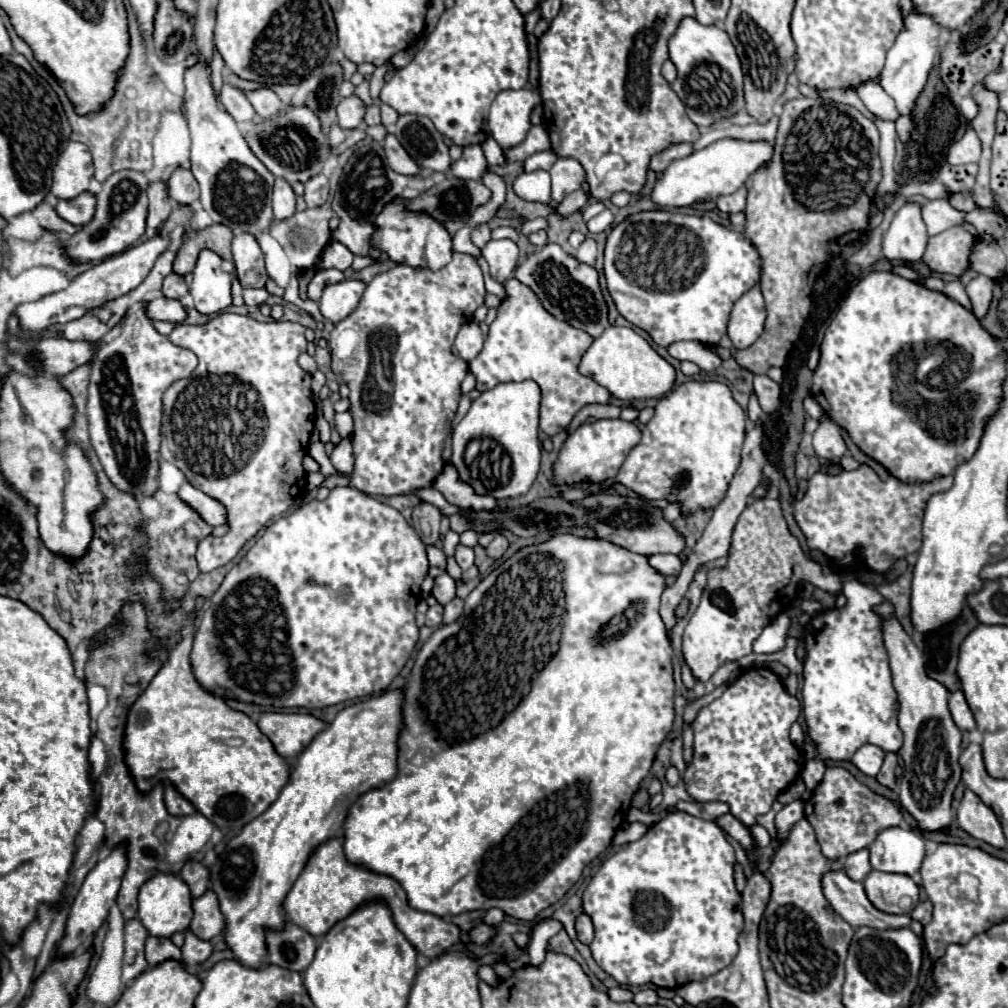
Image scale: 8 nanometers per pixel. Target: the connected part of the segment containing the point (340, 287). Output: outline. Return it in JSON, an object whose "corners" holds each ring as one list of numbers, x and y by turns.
{"corners":[[345,279,341,283,327,285,319,301,321,315,331,323,343,321,359,305,365,287,367,283,361,279]]}

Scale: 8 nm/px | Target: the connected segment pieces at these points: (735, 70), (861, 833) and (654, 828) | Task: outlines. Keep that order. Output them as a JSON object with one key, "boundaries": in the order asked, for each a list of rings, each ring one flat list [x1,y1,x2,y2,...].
{"boundaries":[[[693,17,681,19,669,39,669,59,677,67,677,79,671,89,683,101,689,119,697,127,711,127,743,109,743,71,735,47,721,27,701,25]],[[827,767,823,781,805,801,805,817,815,829,815,837,821,853,827,859,843,859,849,853,865,849,887,827,897,827,903,819,901,811,879,795,873,795,867,787,859,785,845,767]],[[667,811,667,817,663,817,661,821,657,821,655,825,651,825,647,829,647,833,625,845,619,853,611,855,601,867,599,871,593,875,591,883,587,885,587,889,583,891,583,911,591,917,593,921,593,927,595,927,595,937,593,937,593,943,591,943,591,953,593,953,593,959,597,961,597,965,609,973,619,985,631,985,631,987,641,987,641,985,647,985,647,983,653,983,657,987,669,987,669,989,677,989,685,983,691,983,691,981,701,981,701,979,707,979,709,975,715,975,717,971,725,969,739,945,737,945,737,937,743,929,743,915,741,915,741,909,737,909,737,905,741,903,741,897,735,889,735,851,733,847,729,845,729,841,725,839,725,833,723,829,715,823,715,821,705,821,705,819,699,819,699,817,693,817,685,811]]]}

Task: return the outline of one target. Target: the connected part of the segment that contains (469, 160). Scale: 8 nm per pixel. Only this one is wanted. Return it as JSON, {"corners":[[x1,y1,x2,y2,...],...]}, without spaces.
{"corners":[[471,145,463,149,463,157,451,165,451,173,459,179,481,179,487,169,487,161,481,145]]}

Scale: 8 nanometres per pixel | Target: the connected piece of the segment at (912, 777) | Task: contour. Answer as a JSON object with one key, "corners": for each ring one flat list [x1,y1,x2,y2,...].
{"corners":[[885,599,875,607,875,613,883,619,883,643,889,655,893,687,899,699,899,727,903,729,903,747,899,749,899,757,903,759,905,773,899,785,899,799,921,829,943,831,953,823,951,801,953,791,961,781,959,755,963,735,951,721,947,707,949,691,927,677,923,653,897,621,893,603]]}

